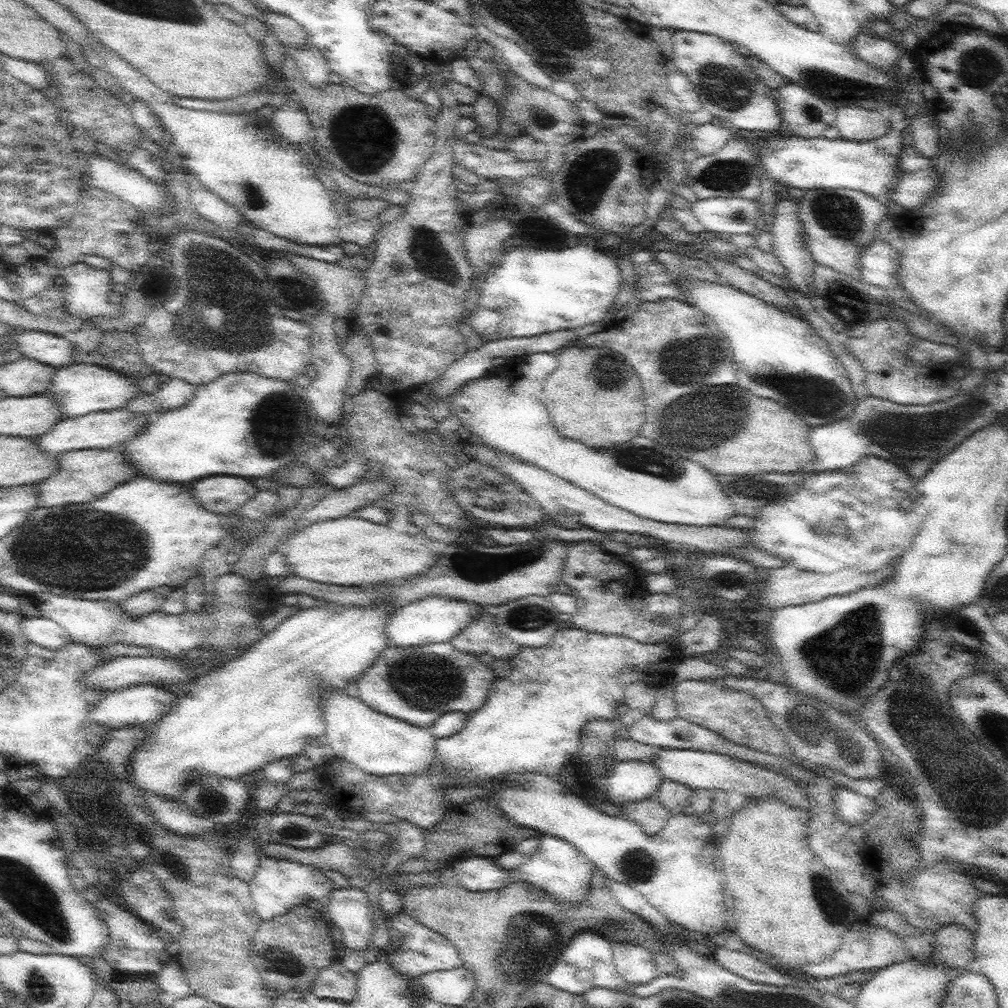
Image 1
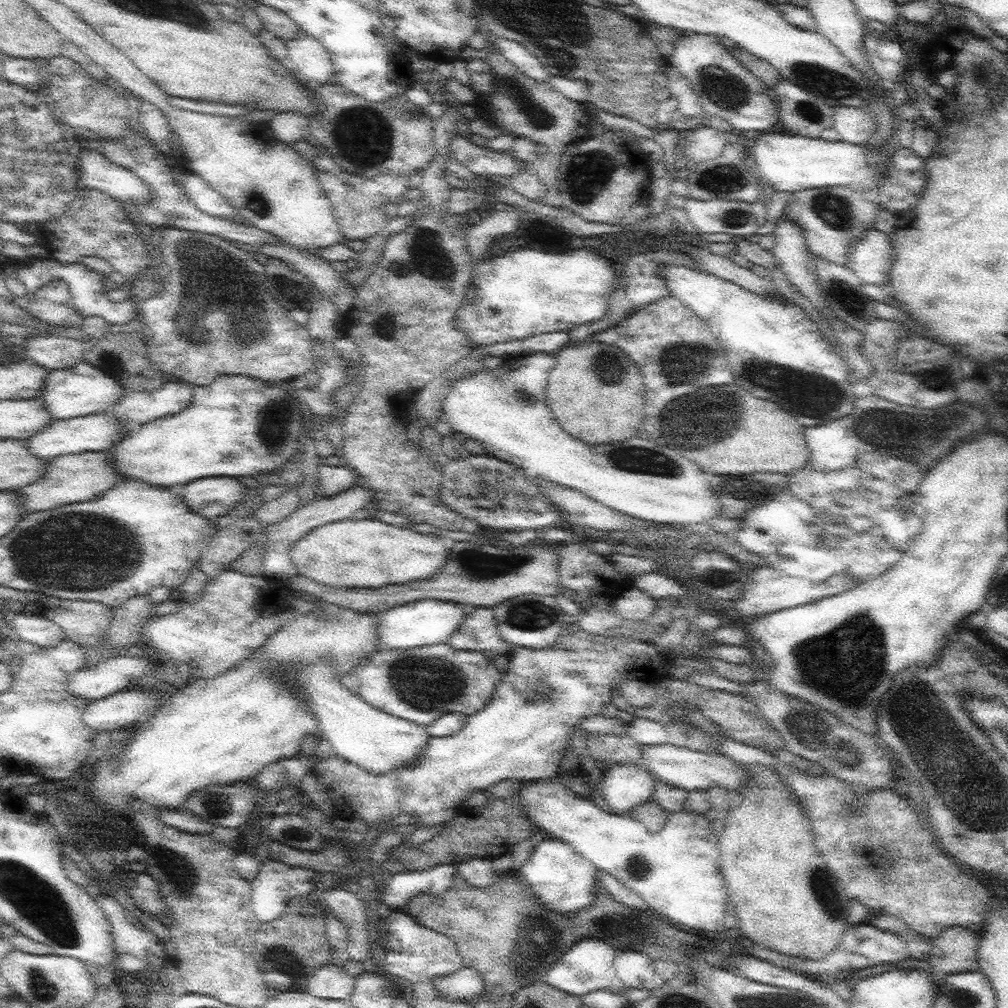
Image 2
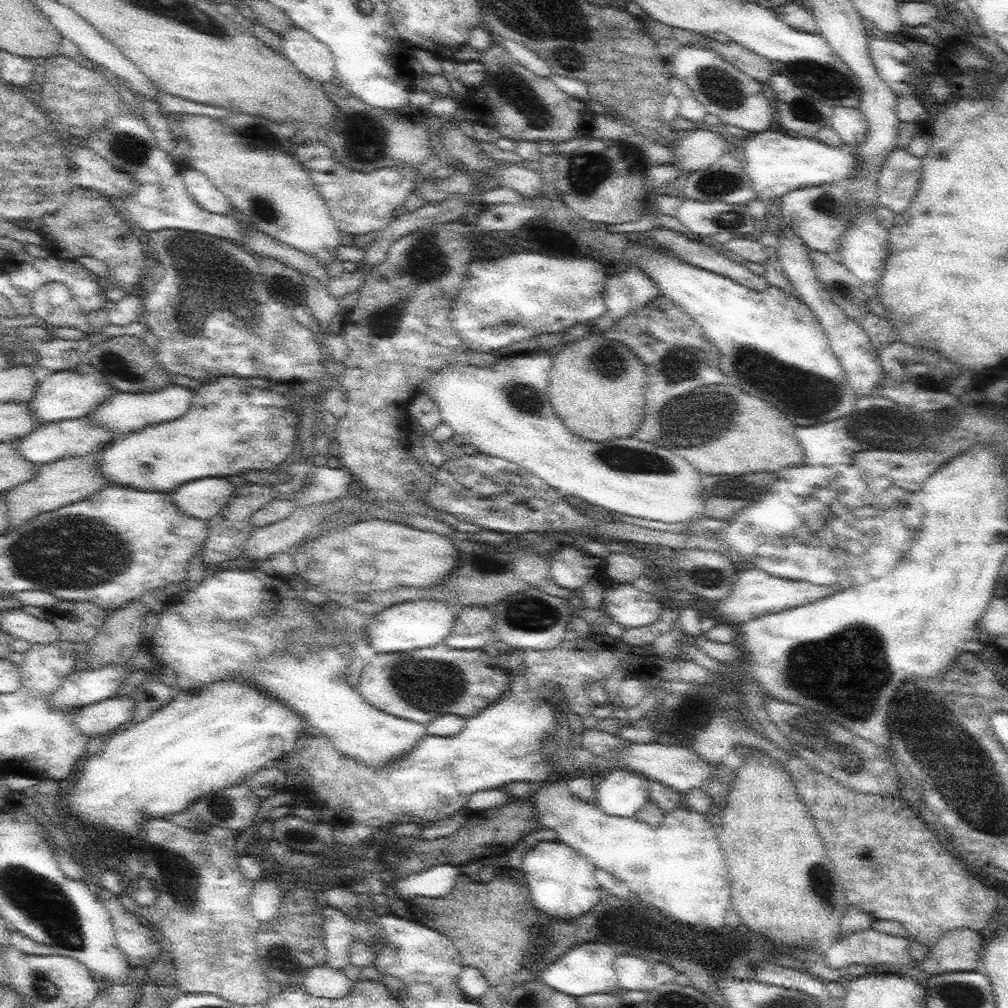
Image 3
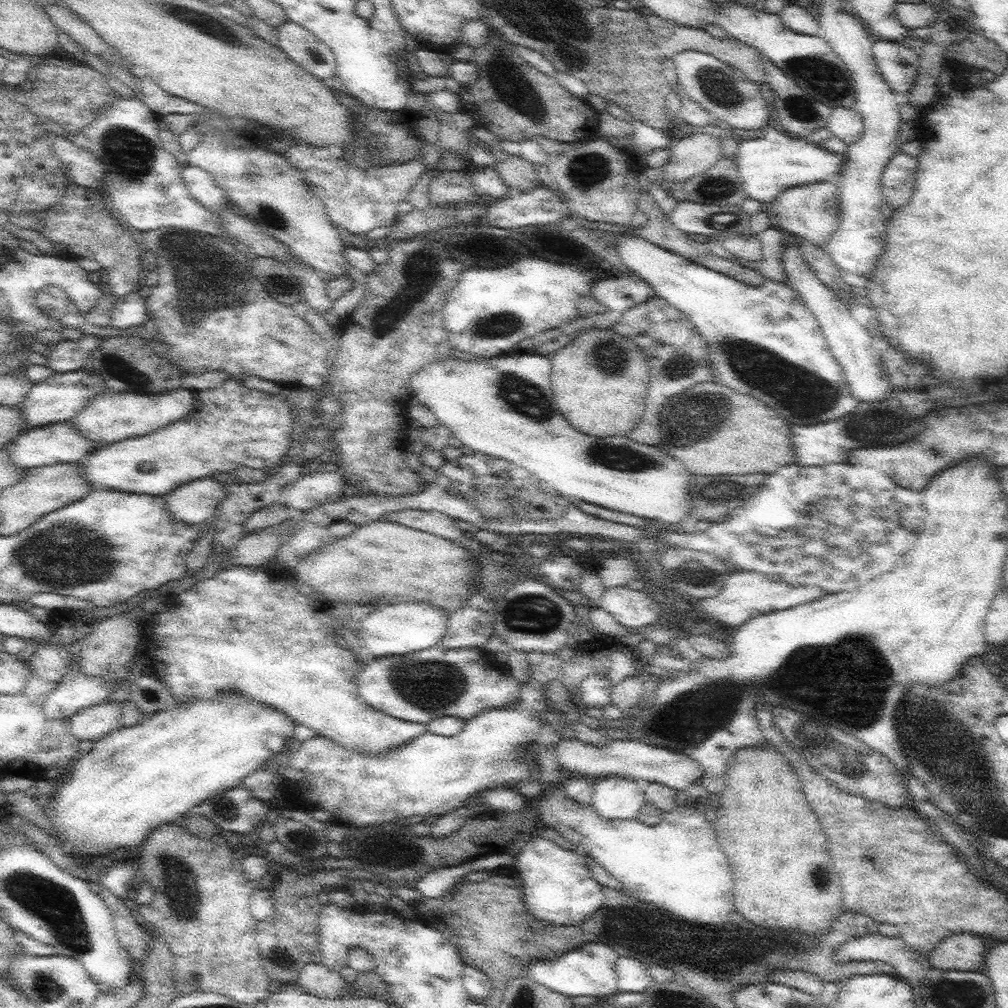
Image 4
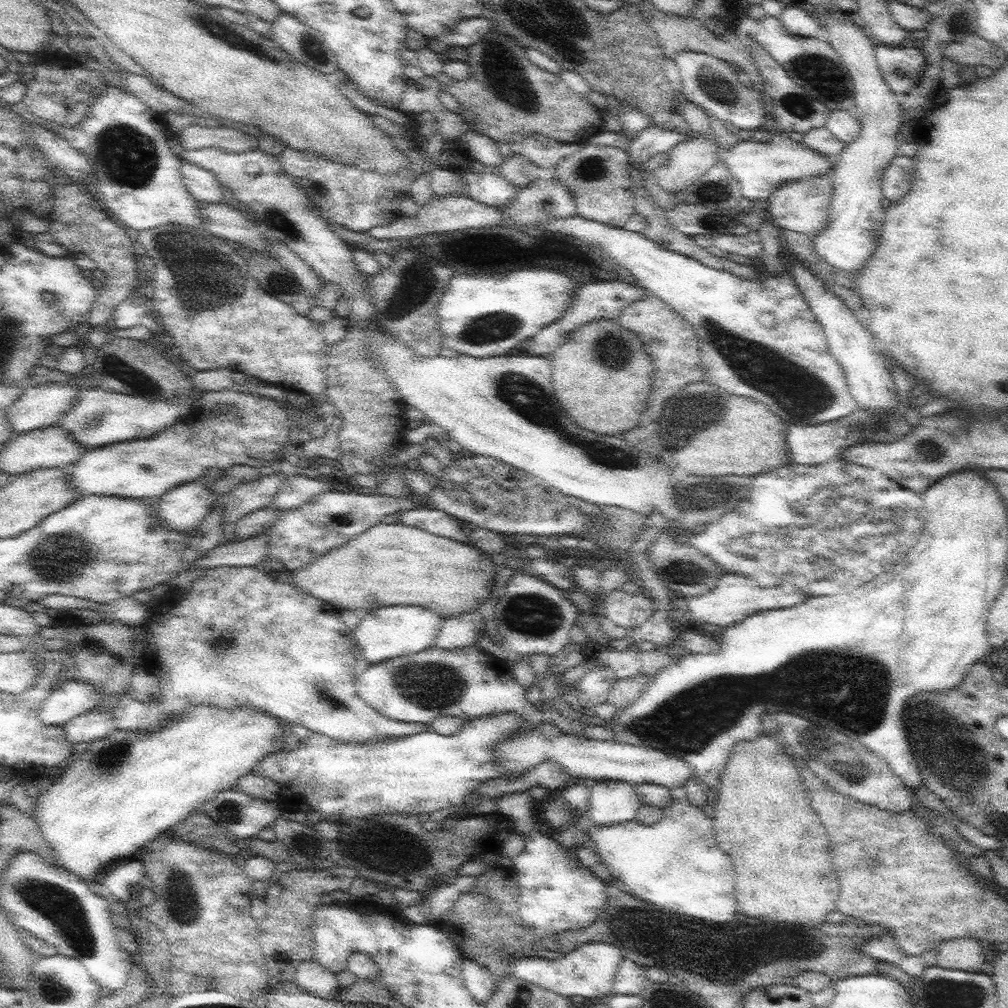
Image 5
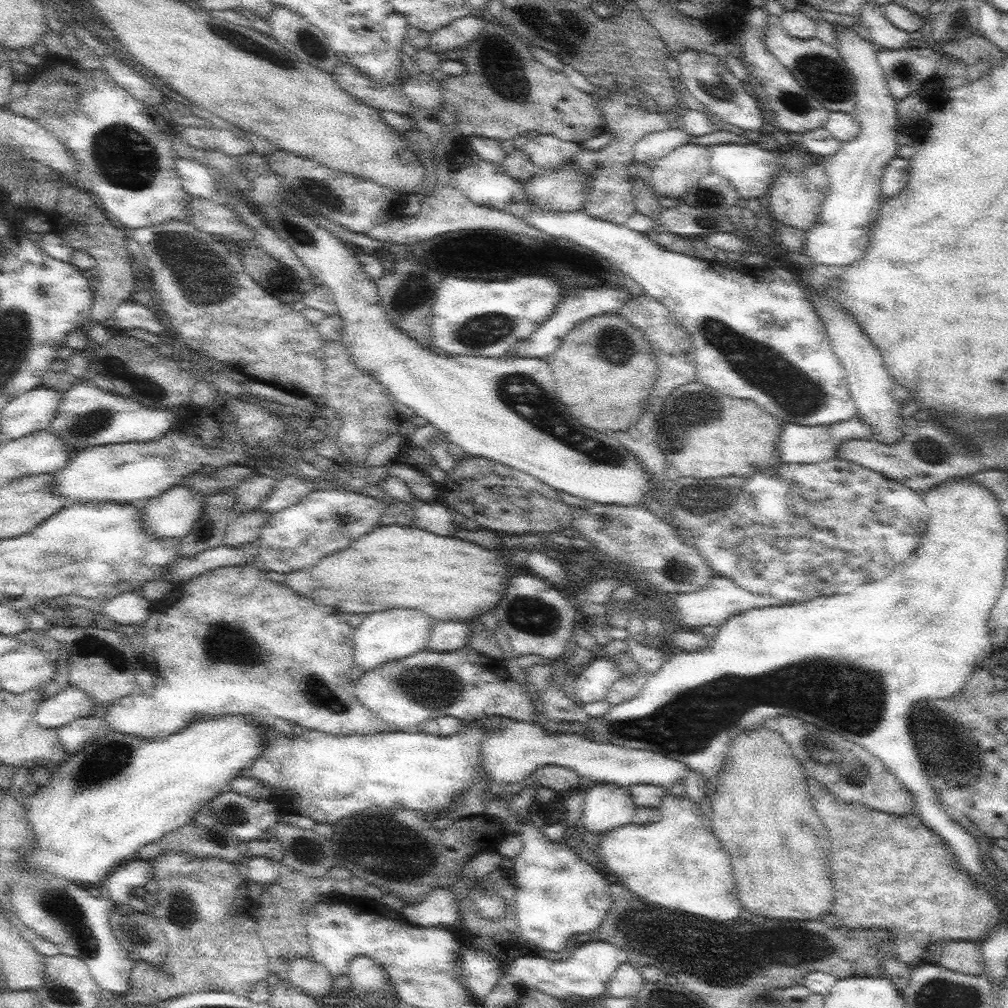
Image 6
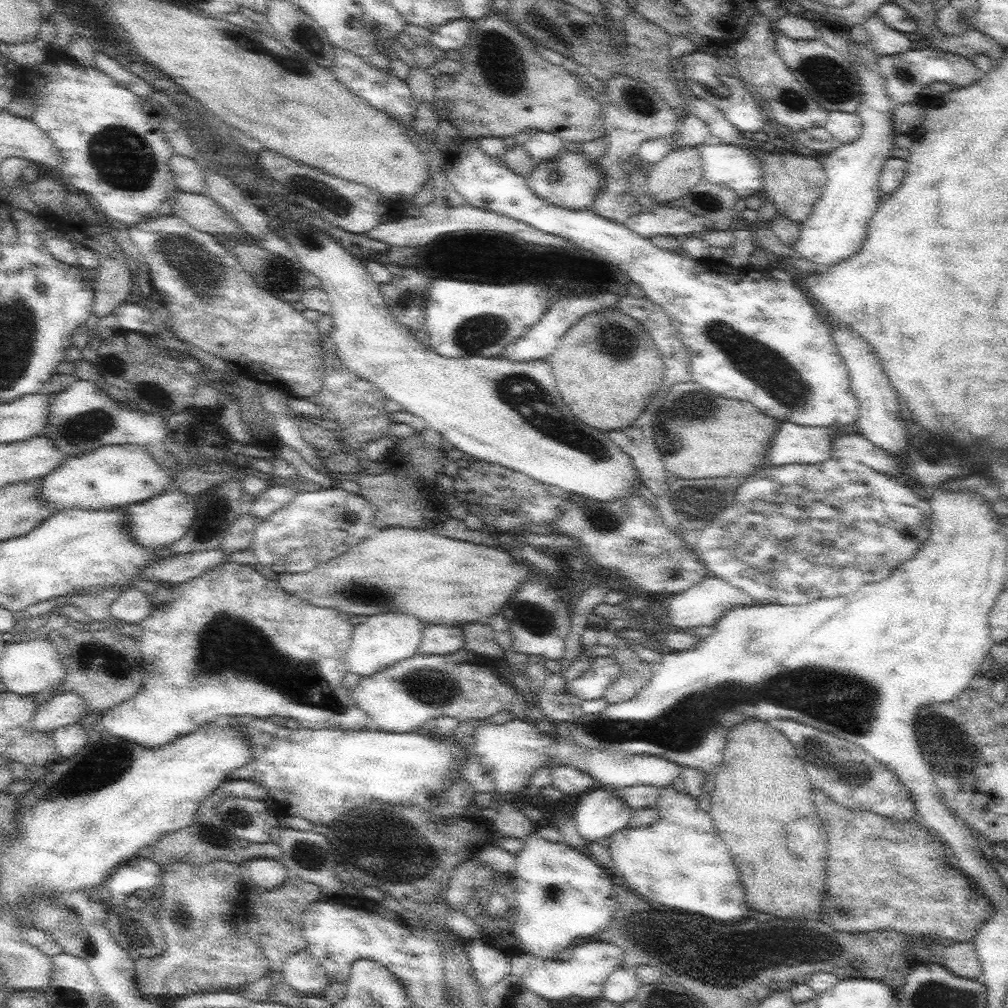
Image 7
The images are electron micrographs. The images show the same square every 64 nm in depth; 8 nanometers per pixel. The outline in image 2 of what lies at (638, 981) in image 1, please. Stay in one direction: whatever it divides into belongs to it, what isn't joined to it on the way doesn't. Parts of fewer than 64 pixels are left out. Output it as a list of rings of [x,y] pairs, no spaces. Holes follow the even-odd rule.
[[[615,950],[613,968],[619,976],[619,982],[627,990],[647,990],[651,992],[657,986],[655,962],[651,962],[645,954],[631,950]]]

